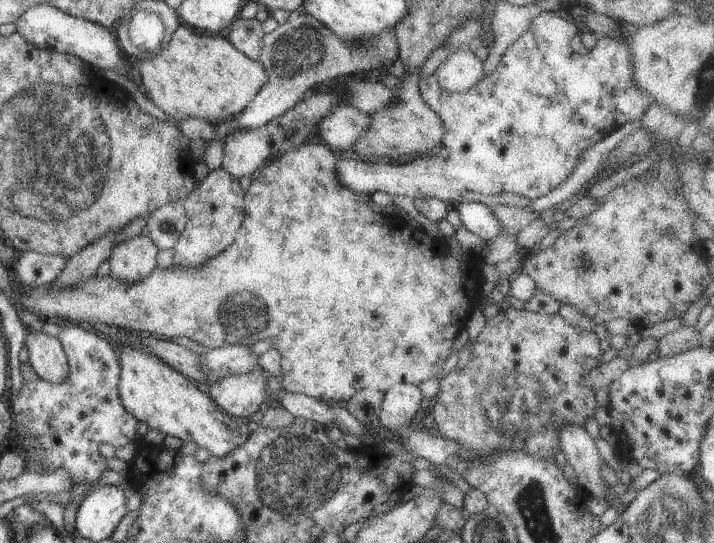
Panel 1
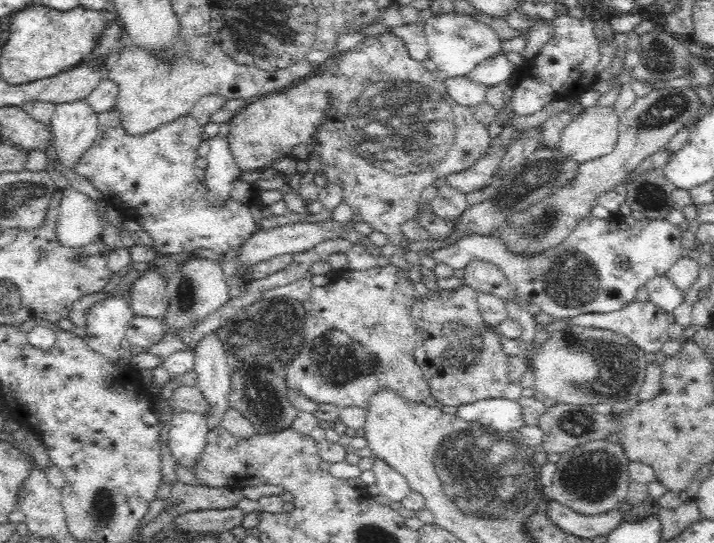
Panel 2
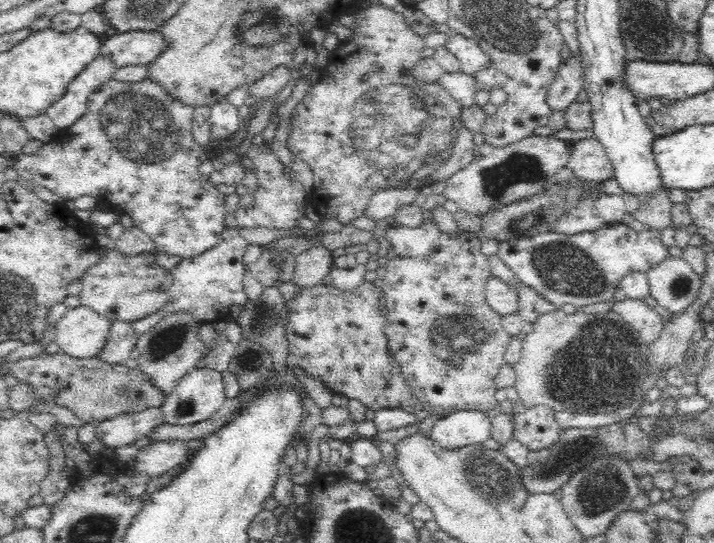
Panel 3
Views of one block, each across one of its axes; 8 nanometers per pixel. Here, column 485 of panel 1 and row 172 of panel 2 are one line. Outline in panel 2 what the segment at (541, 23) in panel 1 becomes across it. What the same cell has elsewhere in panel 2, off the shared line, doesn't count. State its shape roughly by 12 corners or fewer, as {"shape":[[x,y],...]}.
{"shape":[[115,108],[74,164],[158,256],[219,255],[257,229],[196,177],[204,127],[142,136]]}

